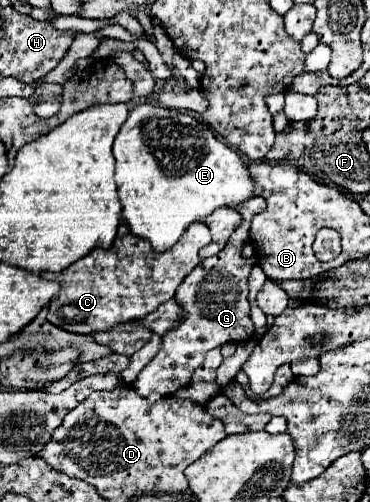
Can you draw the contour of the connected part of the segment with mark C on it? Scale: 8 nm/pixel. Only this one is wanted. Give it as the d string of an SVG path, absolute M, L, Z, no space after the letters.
M192 223L182 239L164 253L154 253L146 239L124 235L110 249L92 249L86 257L60 273L42 273L42 277L60 283L60 293L50 301L48 321L70 333L90 335L108 331L120 323L144 319L162 303L174 297L184 277L200 263L198 251L212 241L204 223Z

